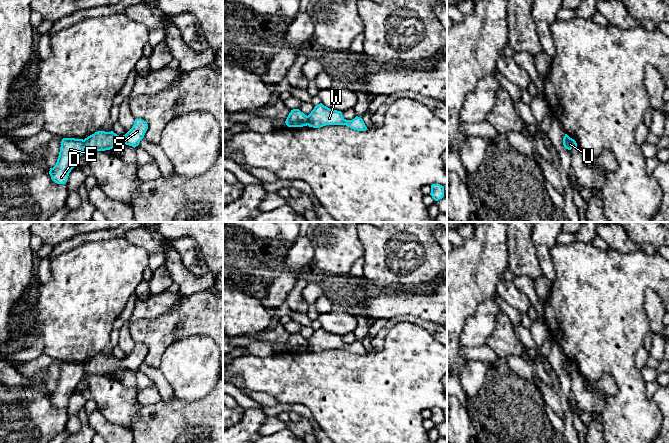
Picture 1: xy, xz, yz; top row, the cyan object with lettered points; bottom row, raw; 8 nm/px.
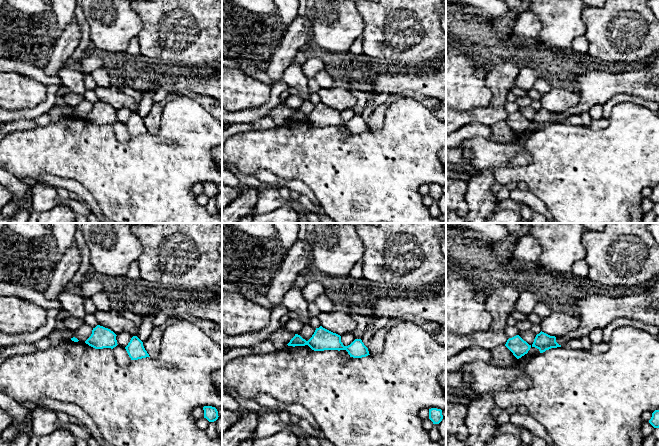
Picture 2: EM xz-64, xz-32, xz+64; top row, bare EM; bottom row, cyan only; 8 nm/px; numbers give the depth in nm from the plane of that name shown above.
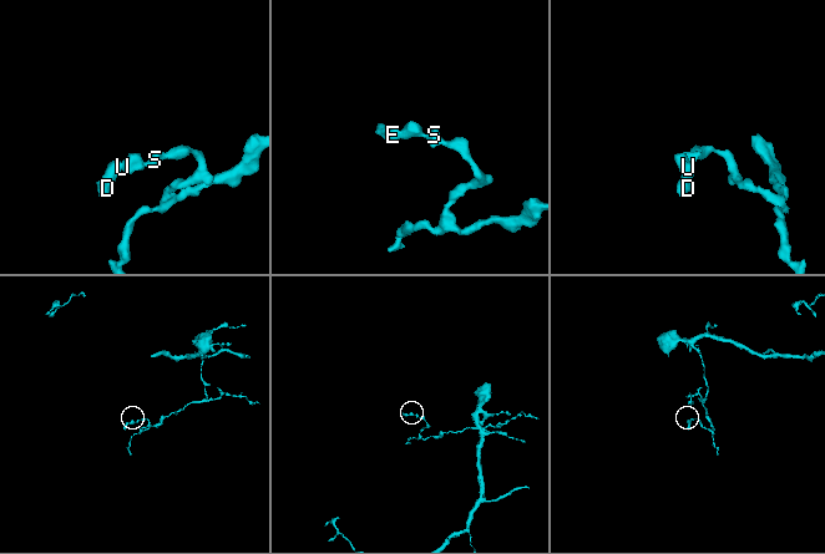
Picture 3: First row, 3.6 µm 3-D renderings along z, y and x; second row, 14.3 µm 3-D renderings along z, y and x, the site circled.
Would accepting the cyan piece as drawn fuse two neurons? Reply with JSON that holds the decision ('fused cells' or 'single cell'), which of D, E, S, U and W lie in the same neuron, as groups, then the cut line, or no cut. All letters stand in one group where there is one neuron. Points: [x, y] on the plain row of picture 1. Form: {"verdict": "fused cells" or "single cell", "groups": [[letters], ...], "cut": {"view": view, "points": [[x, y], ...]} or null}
{"verdict": "fused cells", "groups": [["D", "E"], ["S", "U", "W"]], "cut": {"view": "xz", "points": [[307, 340], [308, 348]]}}

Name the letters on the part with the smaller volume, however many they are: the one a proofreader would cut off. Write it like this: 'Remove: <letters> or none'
Remove: D, E

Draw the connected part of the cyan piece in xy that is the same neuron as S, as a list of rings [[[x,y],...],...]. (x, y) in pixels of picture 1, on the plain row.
[[[135,343],[133,351],[125,359],[119,360],[113,355],[97,355],[84,363],[84,372],[93,375],[105,375],[123,368],[135,372],[144,362],[147,353],[146,345]]]

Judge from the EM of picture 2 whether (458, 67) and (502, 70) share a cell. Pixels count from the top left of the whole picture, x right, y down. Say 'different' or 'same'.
different

